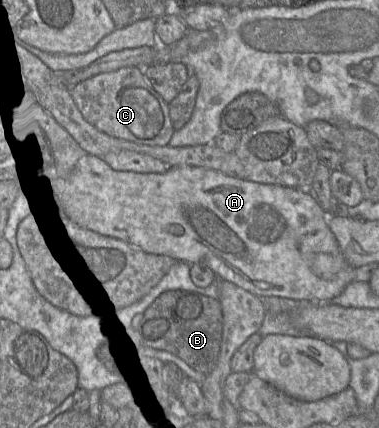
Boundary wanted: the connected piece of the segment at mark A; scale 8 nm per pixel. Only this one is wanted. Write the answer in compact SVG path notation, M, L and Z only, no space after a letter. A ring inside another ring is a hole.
M86 154L83 156L72 175L59 187L59 197L72 216L87 228L102 235L113 237L128 245L151 254L166 255L188 264L204 263L216 274L218 279L234 283L258 297L281 297L296 301L329 302L340 295L348 284L354 281L354 270L345 259L338 242L328 226L328 215L307 189L298 189L275 184L264 184L239 179L221 171L197 167L171 167L165 173L137 173L117 171L103 159ZM66 198L73 198L73 205L66 205Z

